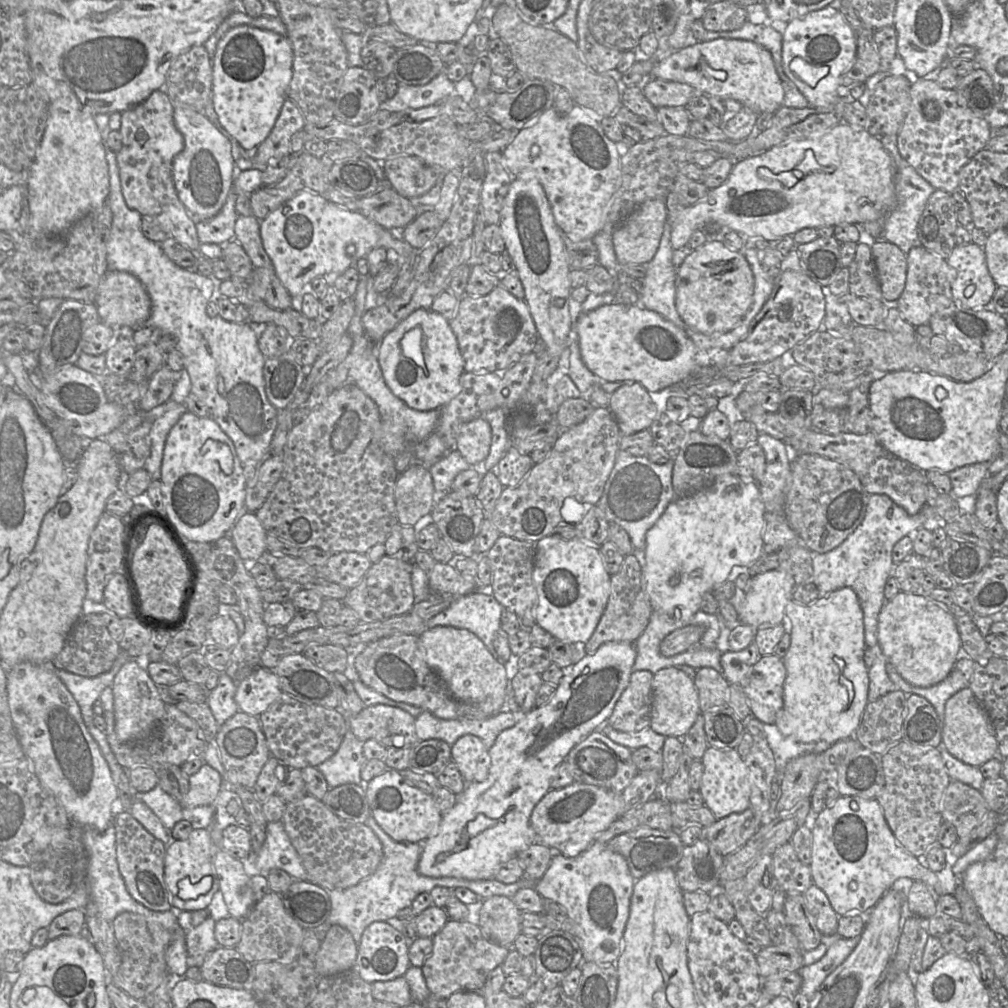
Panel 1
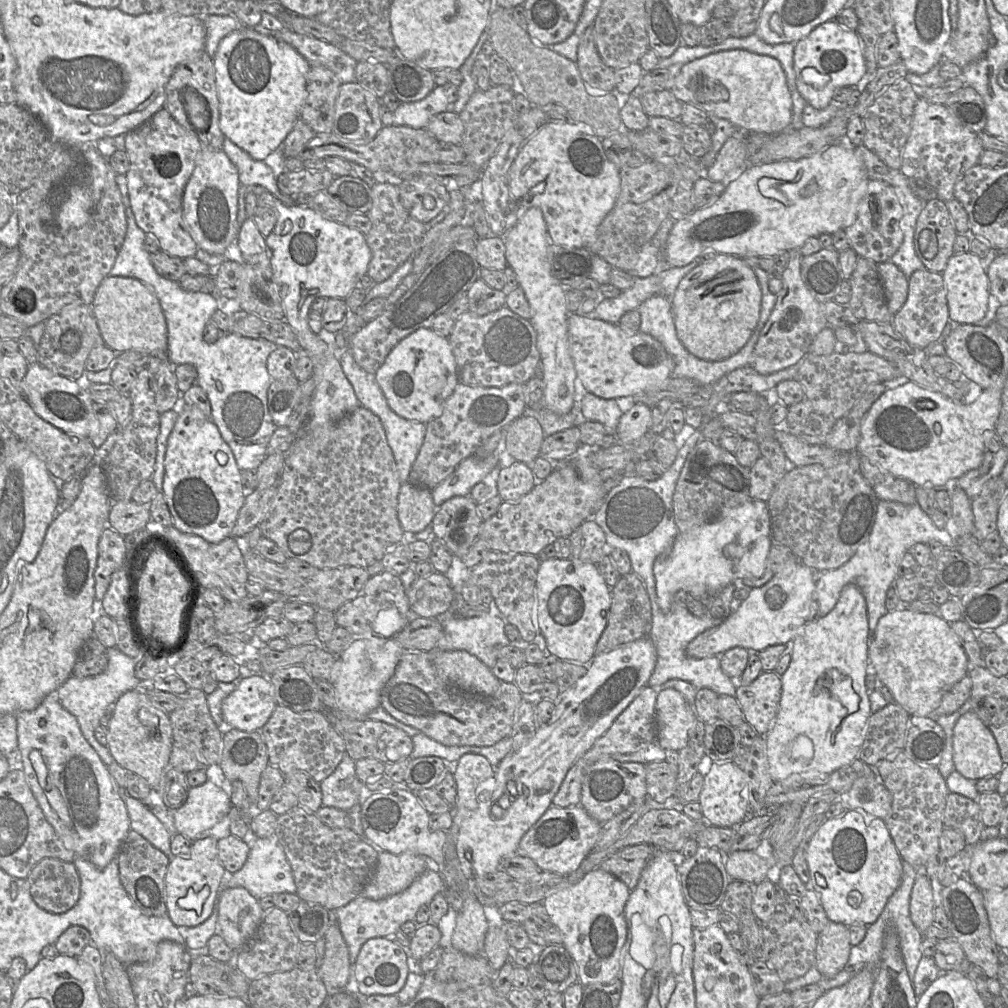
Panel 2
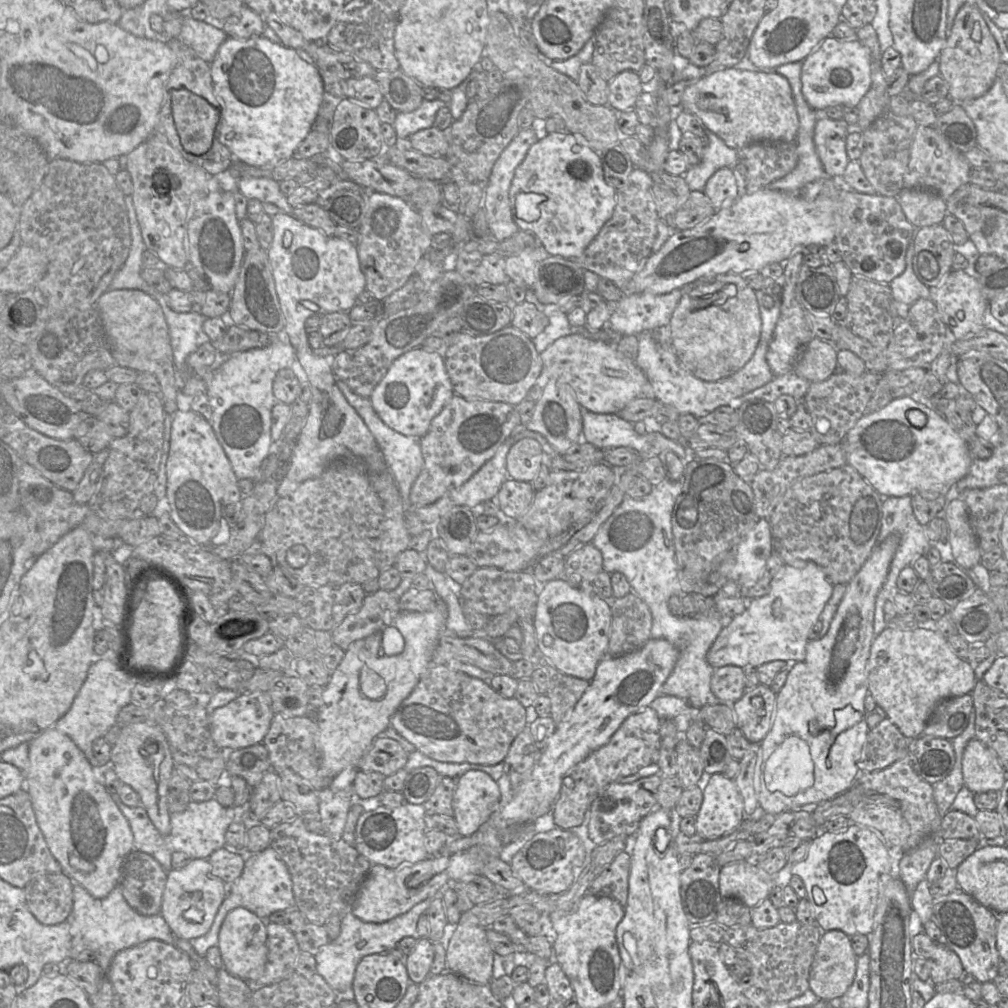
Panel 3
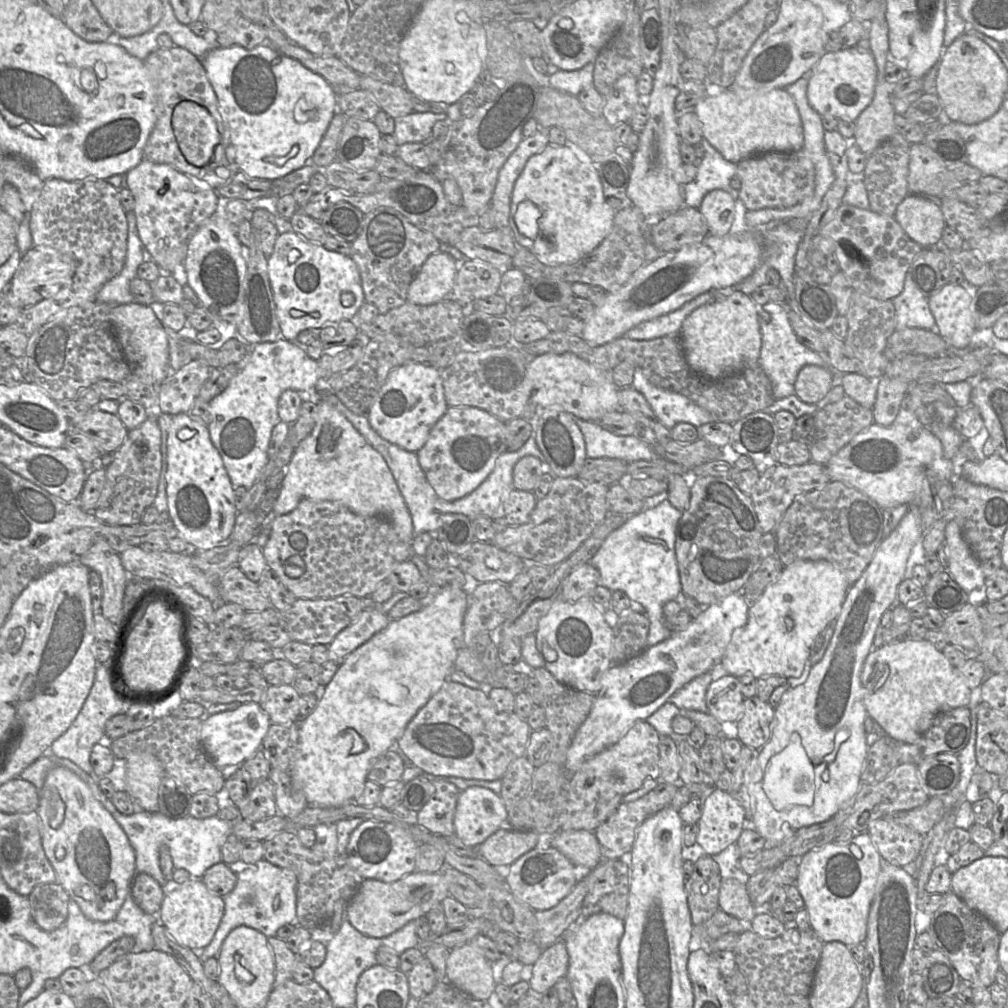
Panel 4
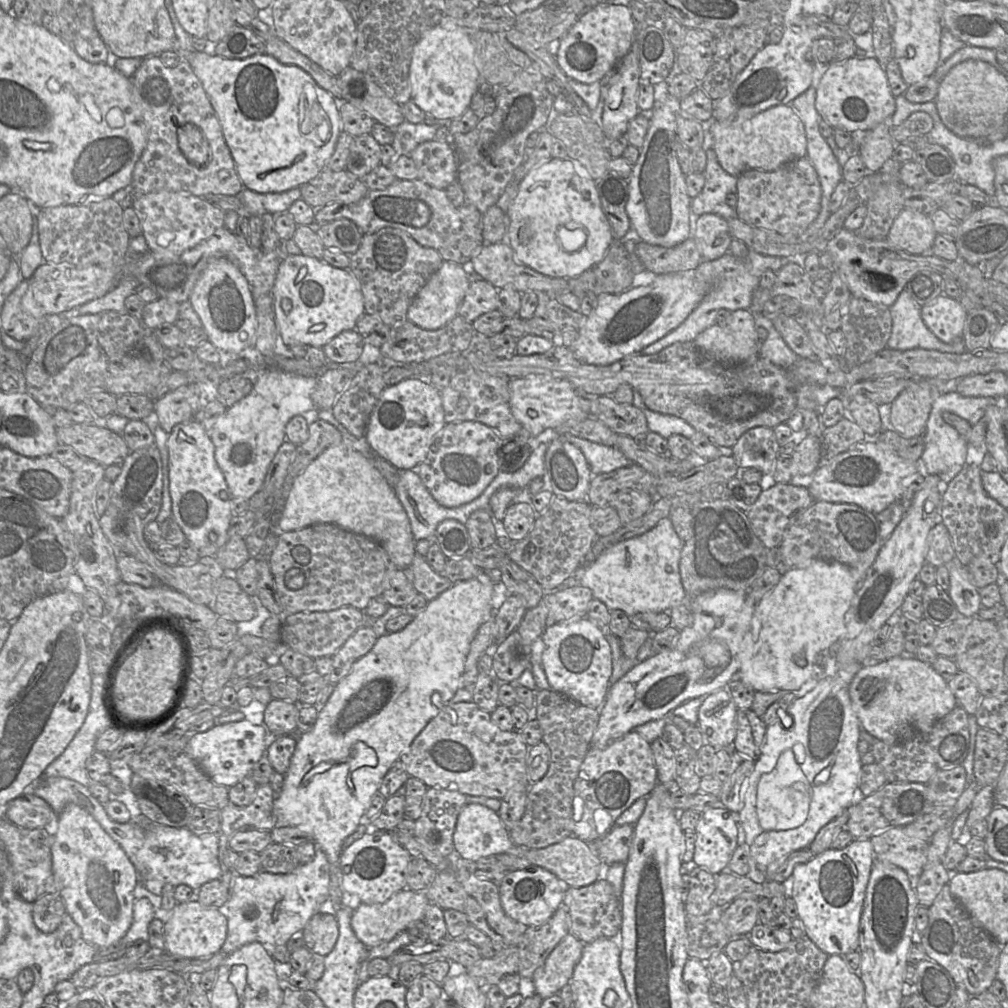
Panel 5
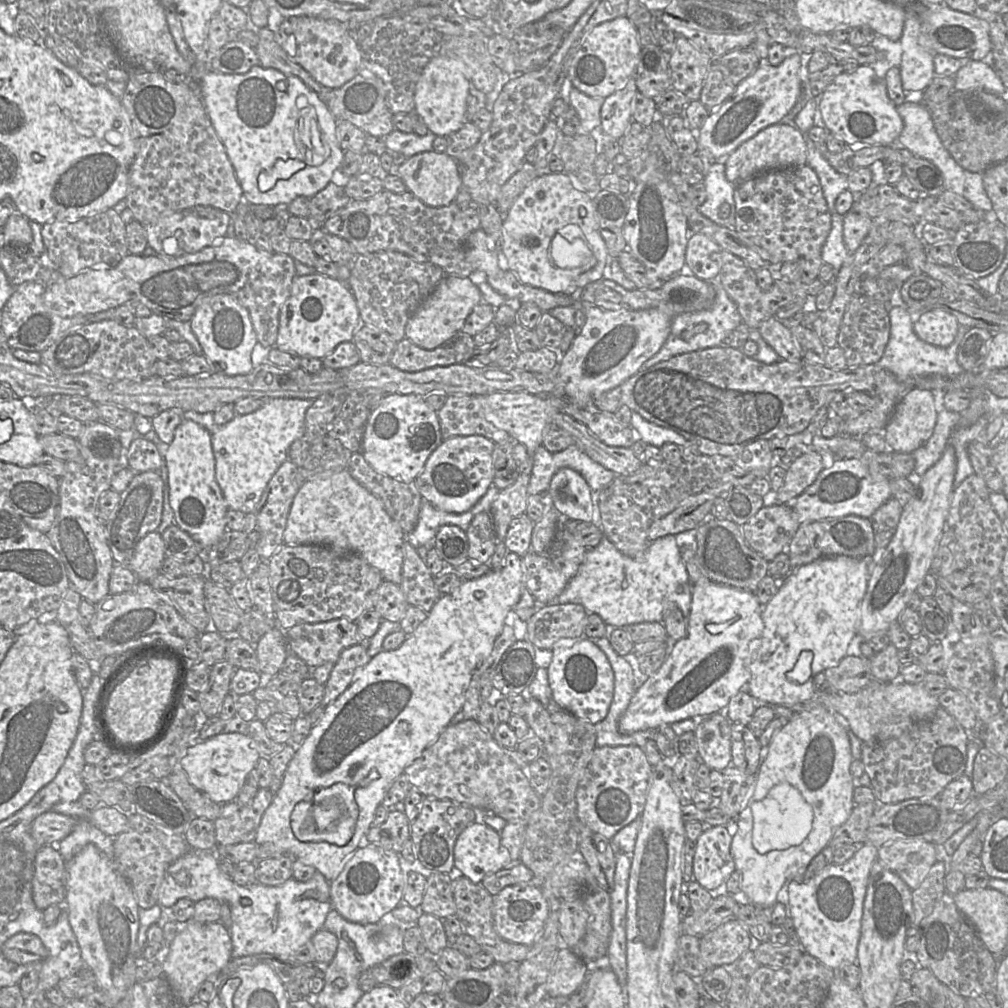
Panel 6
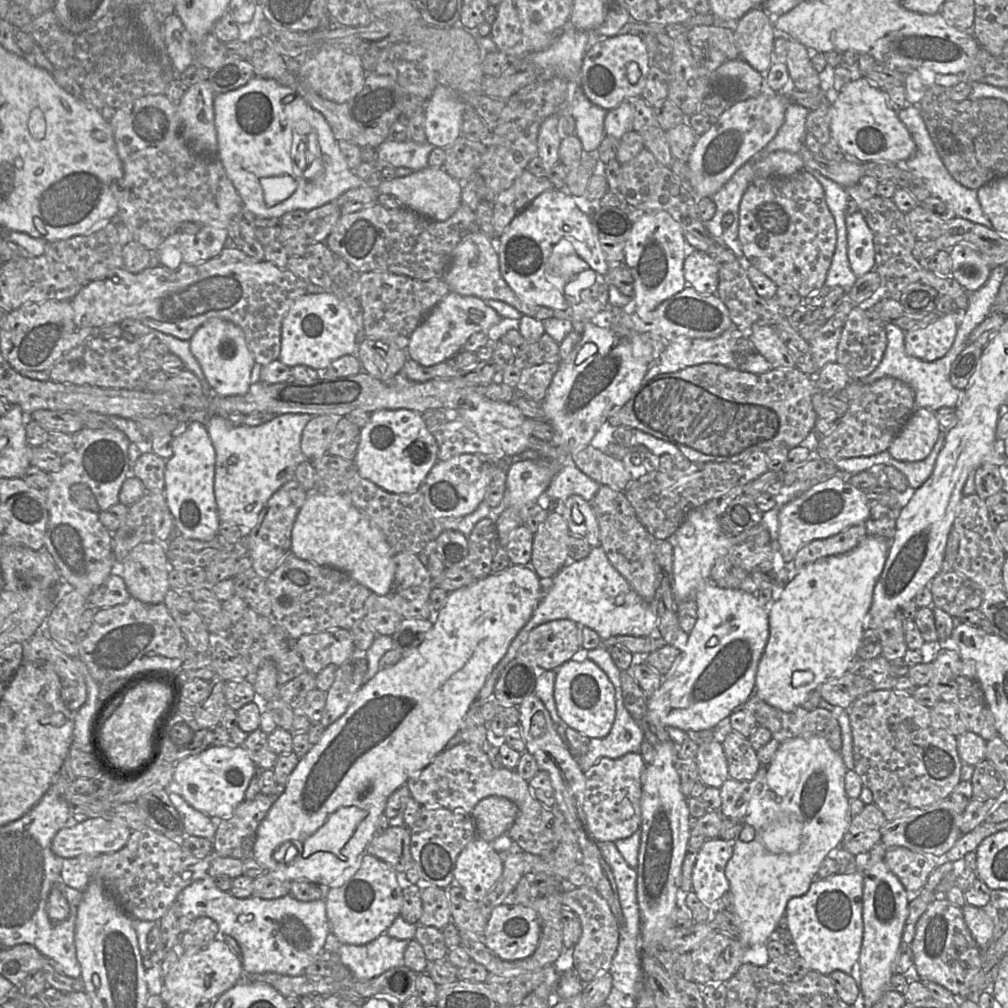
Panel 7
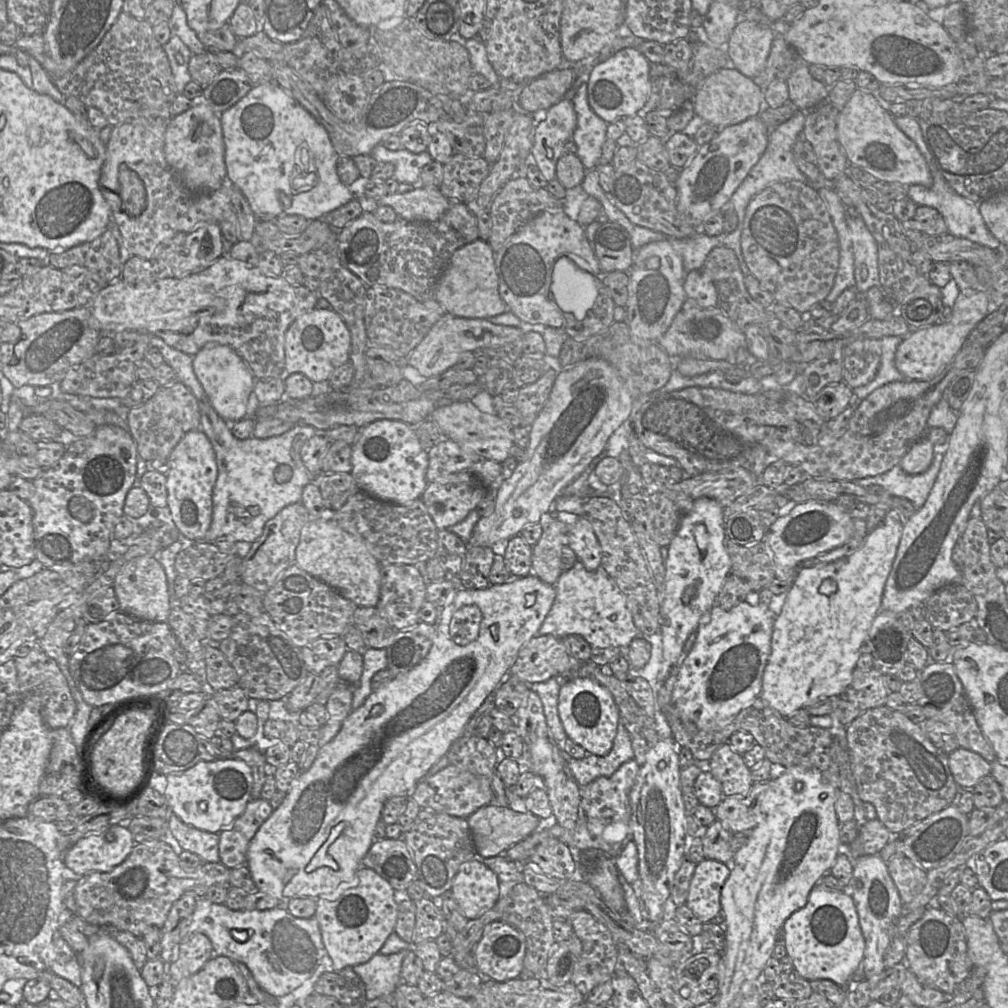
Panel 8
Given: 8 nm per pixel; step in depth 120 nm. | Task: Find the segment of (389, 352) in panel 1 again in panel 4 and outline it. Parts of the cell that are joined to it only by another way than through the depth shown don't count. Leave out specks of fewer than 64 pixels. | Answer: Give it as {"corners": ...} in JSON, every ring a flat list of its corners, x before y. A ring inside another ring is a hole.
{"corners":[[407,362,389,373,369,411,368,419,371,427,383,439,417,453,448,407,441,371,429,363]]}

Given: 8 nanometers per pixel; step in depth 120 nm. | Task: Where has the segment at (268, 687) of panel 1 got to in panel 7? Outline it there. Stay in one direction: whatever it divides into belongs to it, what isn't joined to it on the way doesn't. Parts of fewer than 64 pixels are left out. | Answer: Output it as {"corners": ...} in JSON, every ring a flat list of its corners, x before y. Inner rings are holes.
{"corners":[[242,745,211,746,199,754,188,756,175,764,173,781,180,787,180,795,196,810,213,820,231,817,244,800,245,792,255,773,256,766]]}

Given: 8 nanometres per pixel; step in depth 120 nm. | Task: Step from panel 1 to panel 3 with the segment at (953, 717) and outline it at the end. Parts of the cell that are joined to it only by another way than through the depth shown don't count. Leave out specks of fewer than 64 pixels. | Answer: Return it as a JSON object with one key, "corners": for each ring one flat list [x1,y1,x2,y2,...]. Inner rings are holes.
{"corners":[[977,738,970,740,962,758,964,785,974,794,1000,792,1007,778,995,751]]}

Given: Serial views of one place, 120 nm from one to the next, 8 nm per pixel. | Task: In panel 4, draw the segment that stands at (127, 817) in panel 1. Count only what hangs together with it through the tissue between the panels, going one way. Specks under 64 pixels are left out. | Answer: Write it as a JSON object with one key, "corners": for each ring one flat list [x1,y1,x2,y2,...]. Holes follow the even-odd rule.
{"corners":[[137,872,131,883,130,894,144,912,159,917,164,891,151,875]]}

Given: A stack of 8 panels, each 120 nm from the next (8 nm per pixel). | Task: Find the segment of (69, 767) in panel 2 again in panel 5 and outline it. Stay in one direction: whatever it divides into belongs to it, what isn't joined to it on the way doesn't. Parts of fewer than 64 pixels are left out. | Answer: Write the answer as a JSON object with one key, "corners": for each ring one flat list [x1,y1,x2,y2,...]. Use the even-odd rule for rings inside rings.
{"corners":[[69,803,58,814,51,854,58,893,64,901,66,912,80,927,84,940,99,949,116,945,131,926,136,899,135,889,138,882,137,870,125,851,88,811,74,803]]}

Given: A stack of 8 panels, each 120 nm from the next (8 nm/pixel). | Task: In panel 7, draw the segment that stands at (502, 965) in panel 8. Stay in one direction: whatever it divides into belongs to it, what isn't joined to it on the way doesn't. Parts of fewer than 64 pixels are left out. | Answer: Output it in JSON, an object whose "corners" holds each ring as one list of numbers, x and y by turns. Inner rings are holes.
{"corners":[[505,902,491,911,482,940,500,959,515,961,527,958,534,953,540,933,539,916,535,910,521,904]]}

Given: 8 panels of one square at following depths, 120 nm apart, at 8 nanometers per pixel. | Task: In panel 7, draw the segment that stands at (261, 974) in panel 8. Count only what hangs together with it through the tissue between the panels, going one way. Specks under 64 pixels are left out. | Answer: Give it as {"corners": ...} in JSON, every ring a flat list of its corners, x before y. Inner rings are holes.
{"corners":[[205,878,185,887,176,901,178,916,184,915,193,921,201,916,209,917,218,924,219,933,229,935,236,940,240,948,244,972,248,974,273,972,287,976,303,975,317,954,324,949,326,938,331,931,325,899,303,902,290,894,276,899,262,899,254,896,236,898,229,891,220,890,213,878]]}

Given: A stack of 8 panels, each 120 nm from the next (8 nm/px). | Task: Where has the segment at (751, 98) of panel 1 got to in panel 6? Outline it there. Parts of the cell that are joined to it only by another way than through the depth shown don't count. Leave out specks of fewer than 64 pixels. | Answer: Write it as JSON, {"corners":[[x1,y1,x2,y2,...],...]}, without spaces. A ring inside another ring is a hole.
{"corners":[[777,123,764,128,724,159,726,177,734,185,739,185,763,172,800,167,806,164,807,145,803,135,794,124,786,123]]}

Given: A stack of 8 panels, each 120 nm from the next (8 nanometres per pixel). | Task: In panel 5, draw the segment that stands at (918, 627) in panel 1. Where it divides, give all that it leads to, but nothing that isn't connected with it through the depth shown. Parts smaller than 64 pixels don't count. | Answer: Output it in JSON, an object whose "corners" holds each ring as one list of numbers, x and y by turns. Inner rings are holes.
{"corners":[[903,653,901,656,894,657,892,659,884,660,873,666,862,667,853,677,849,685,849,695,852,703,852,707,858,717,859,723,863,728,874,738,879,739,888,744,897,743,903,735,907,735,913,730,920,730,930,732,933,725,942,717,952,711,957,704,957,700,951,692,947,681,928,663,925,663,915,657,915,655,906,655]]}

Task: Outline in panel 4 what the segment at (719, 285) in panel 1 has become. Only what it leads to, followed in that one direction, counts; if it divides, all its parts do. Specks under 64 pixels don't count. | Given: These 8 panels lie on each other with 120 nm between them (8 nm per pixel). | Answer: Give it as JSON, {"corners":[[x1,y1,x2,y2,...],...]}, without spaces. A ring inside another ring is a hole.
{"corners":[[734,289,725,299,695,309,684,320,679,338,691,370,705,380,716,380,759,366,760,324,753,299]]}

